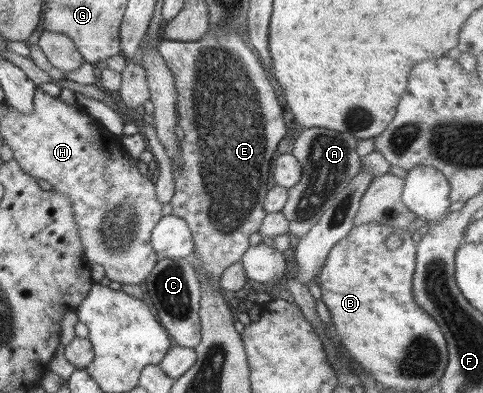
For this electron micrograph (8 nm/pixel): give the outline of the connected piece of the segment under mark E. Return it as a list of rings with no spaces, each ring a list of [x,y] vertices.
[[[219,27],[217,31],[207,31],[207,36],[203,37],[197,42],[183,42],[183,41],[171,41],[163,40],[159,43],[160,55],[165,58],[165,62],[168,63],[169,71],[173,74],[173,82],[175,82],[175,89],[178,91],[177,99],[177,115],[178,124],[184,131],[184,139],[179,143],[179,150],[181,155],[178,159],[173,161],[173,179],[175,181],[175,194],[171,198],[170,204],[172,207],[172,214],[177,217],[183,218],[192,233],[192,239],[194,241],[195,249],[193,249],[191,255],[191,265],[197,273],[197,277],[205,276],[211,280],[211,284],[215,284],[219,291],[223,291],[219,278],[223,271],[227,269],[233,262],[239,262],[243,253],[249,248],[249,237],[252,233],[255,233],[261,227],[263,219],[267,215],[265,208],[263,207],[263,200],[265,199],[268,190],[268,177],[269,170],[273,167],[273,153],[275,149],[279,147],[279,141],[283,139],[285,135],[285,121],[283,121],[283,111],[277,103],[277,97],[273,93],[273,87],[271,83],[267,81],[267,75],[265,71],[261,69],[257,57],[251,53],[251,49],[239,39],[239,35],[235,31],[225,31],[225,27]]]

